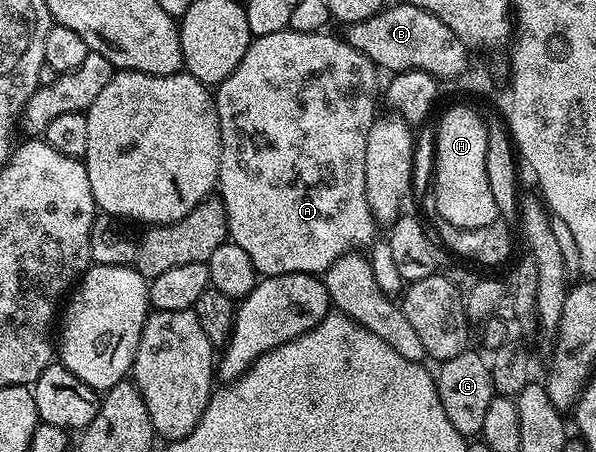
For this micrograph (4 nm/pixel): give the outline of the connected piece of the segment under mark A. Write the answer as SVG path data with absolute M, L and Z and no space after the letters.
M287 28L283 31L275 31L275 35L263 35L262 37L253 37L247 47L247 55L243 55L243 59L239 63L239 67L235 67L235 71L231 71L231 75L227 75L227 79L223 79L220 85L215 89L215 100L217 102L217 114L219 115L219 131L221 132L221 154L219 155L219 171L217 172L217 184L219 186L219 196L221 202L225 205L227 211L227 219L229 220L229 236L228 240L232 244L243 247L243 251L247 251L247 256L251 258L251 263L255 263L258 274L266 277L274 277L275 275L283 275L284 273L312 273L314 275L324 274L326 269L331 267L331 263L335 263L335 259L342 254L352 250L354 247L365 247L369 240L373 237L373 229L375 230L375 222L371 211L367 207L367 191L365 190L365 156L367 155L367 131L373 126L375 114L378 112L377 101L379 105L379 85L377 89L377 73L378 66L368 61L359 51L355 51L355 47L349 45L348 40L332 37L329 31L319 33L300 33L294 29Z

